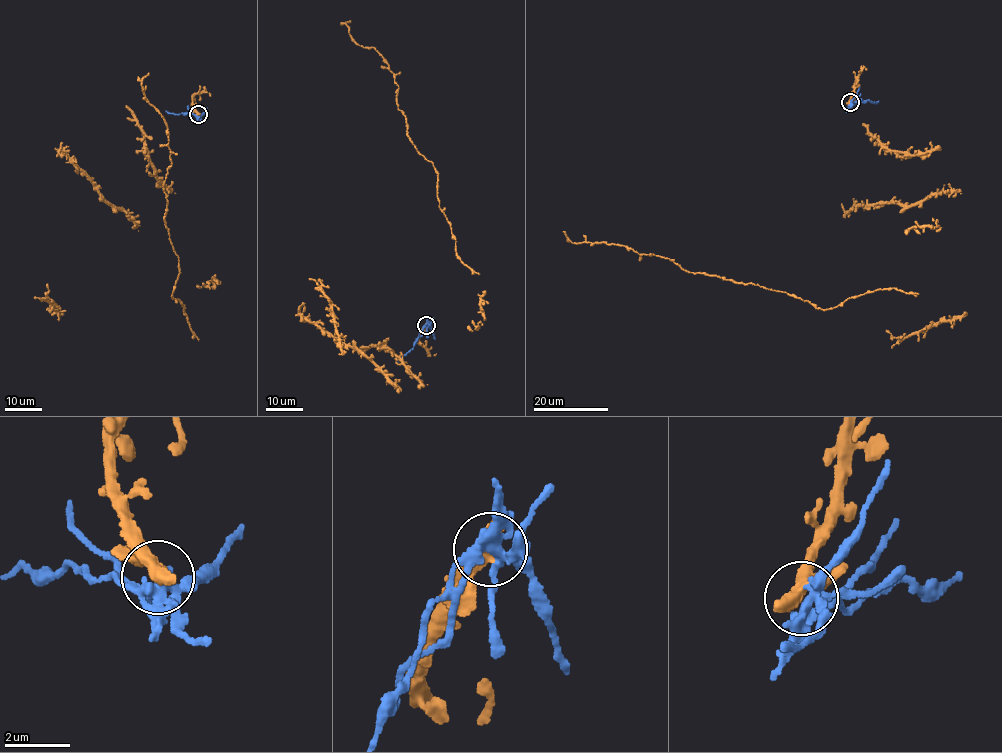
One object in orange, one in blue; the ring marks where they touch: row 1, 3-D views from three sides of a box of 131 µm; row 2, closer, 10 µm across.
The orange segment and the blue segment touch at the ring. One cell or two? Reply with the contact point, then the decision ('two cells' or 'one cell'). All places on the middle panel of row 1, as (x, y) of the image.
(426, 325) | two cells

